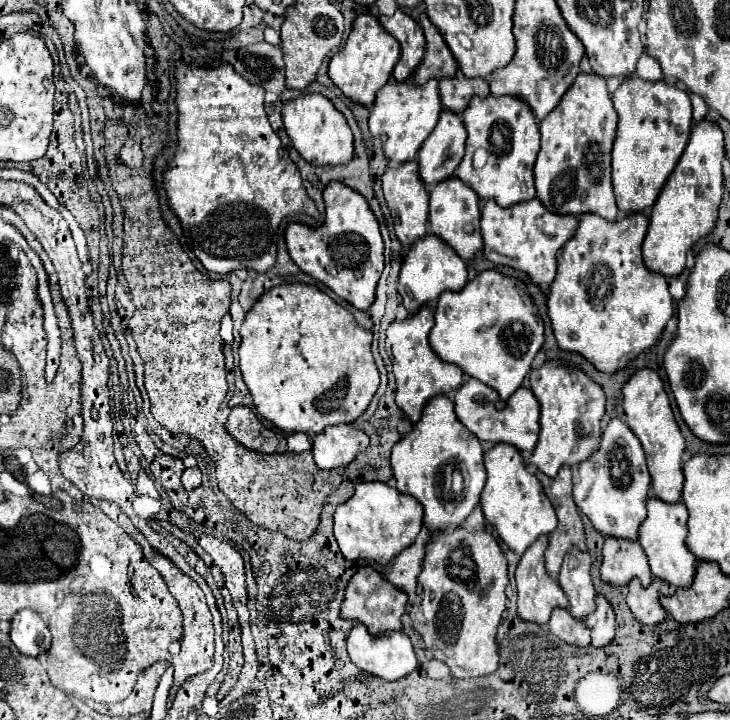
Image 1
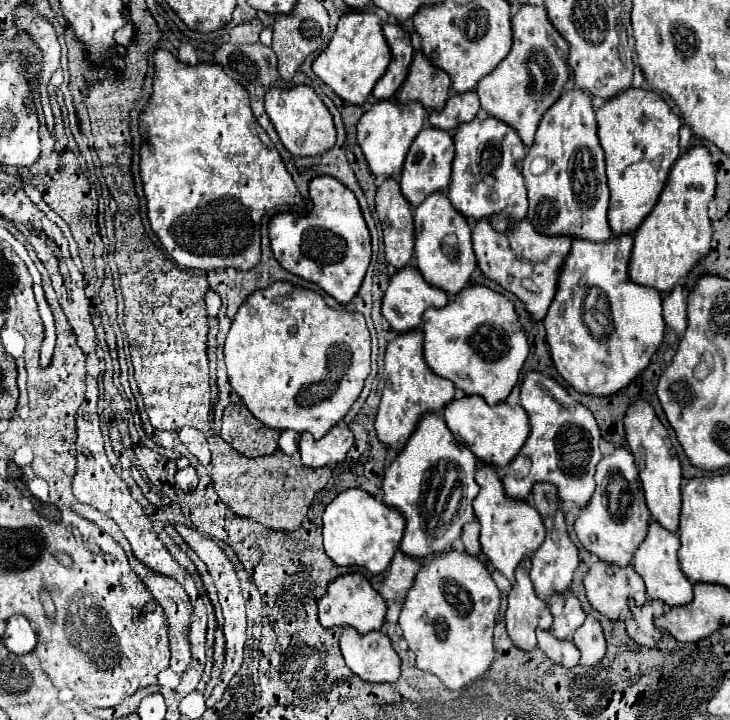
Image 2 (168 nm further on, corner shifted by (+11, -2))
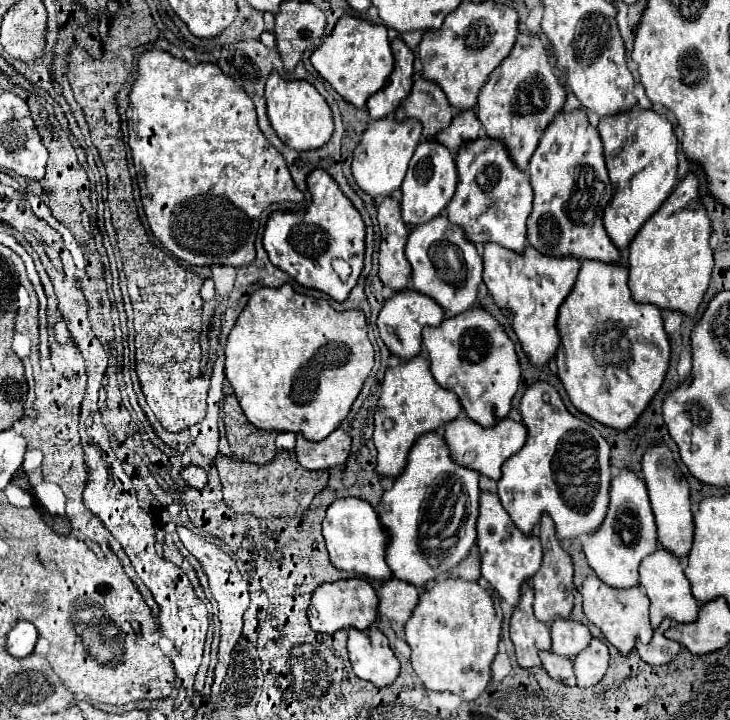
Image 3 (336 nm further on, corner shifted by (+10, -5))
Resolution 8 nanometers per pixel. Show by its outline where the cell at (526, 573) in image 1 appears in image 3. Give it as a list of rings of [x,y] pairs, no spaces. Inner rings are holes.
[[[530,583],[522,585],[522,599],[510,619],[510,637],[516,647],[520,667],[540,667],[538,651],[550,649],[550,627],[538,621],[532,613],[534,591]]]

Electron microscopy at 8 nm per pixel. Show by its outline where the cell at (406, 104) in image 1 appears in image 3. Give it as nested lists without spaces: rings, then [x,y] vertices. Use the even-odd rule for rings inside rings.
[[[388,115],[386,119],[372,121],[354,149],[352,175],[358,187],[372,199],[394,195],[394,191],[398,191],[404,181],[408,163],[420,139],[422,139],[422,125],[418,125],[418,121],[398,121],[392,115]]]

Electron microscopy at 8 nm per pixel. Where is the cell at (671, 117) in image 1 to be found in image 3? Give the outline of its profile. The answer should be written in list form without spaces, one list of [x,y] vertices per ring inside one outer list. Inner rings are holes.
[[[640,107],[600,119],[598,133],[604,143],[606,169],[614,185],[614,197],[604,211],[604,229],[618,249],[626,249],[648,217],[668,199],[678,181],[678,141],[666,115]]]

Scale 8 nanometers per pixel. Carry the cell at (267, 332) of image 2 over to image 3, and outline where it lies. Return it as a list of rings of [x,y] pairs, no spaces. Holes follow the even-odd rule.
[[[282,285],[278,289],[270,289],[270,287],[262,287],[258,289],[250,299],[248,299],[248,305],[244,307],[244,311],[240,313],[240,317],[236,319],[236,325],[234,329],[230,331],[228,335],[228,341],[226,341],[226,379],[230,381],[232,389],[234,389],[234,395],[244,411],[244,415],[248,417],[250,423],[258,425],[258,429],[264,429],[264,431],[292,431],[292,433],[302,433],[306,439],[310,441],[322,441],[324,437],[328,437],[342,421],[344,417],[348,415],[354,399],[358,397],[366,377],[370,375],[372,367],[374,367],[374,347],[368,339],[368,331],[366,331],[366,317],[362,311],[344,311],[344,313],[338,313],[334,311],[326,299],[314,299],[314,297],[308,297],[308,295],[300,295],[292,289],[292,285]]]

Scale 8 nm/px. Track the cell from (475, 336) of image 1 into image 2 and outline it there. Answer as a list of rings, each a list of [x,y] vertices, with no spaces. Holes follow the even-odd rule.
[[[471,284],[447,306],[425,310],[423,322],[425,362],[437,376],[449,378],[463,394],[481,396],[489,406],[511,394],[527,360],[529,344],[515,304],[507,296],[483,284]]]

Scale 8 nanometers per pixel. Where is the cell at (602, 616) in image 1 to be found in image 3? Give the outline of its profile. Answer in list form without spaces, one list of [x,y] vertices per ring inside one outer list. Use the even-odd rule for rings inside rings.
[[[592,639],[590,647],[578,653],[574,659],[574,673],[578,679],[578,687],[592,687],[596,685],[606,669],[608,669],[608,647],[600,639]]]

